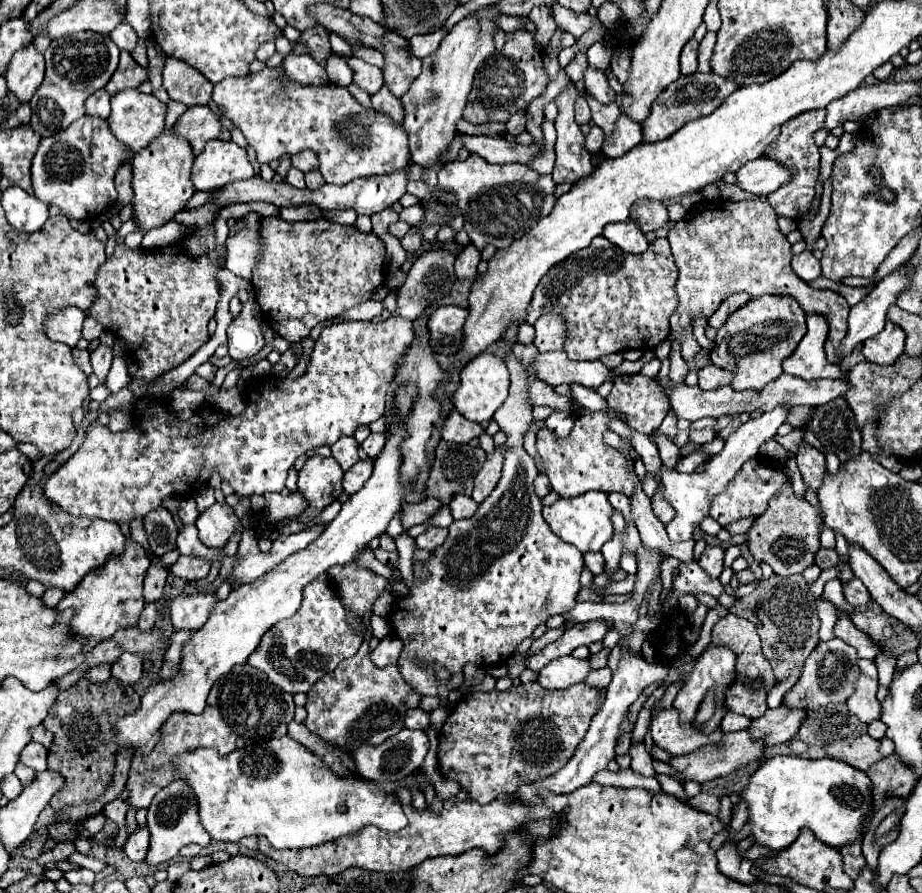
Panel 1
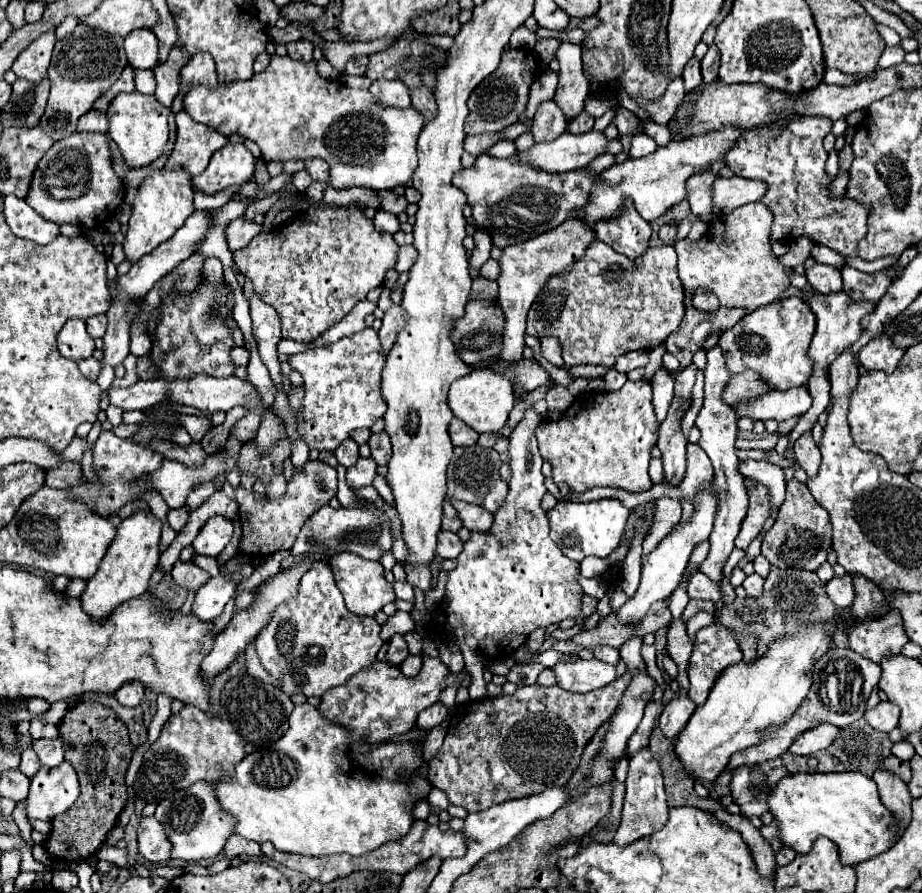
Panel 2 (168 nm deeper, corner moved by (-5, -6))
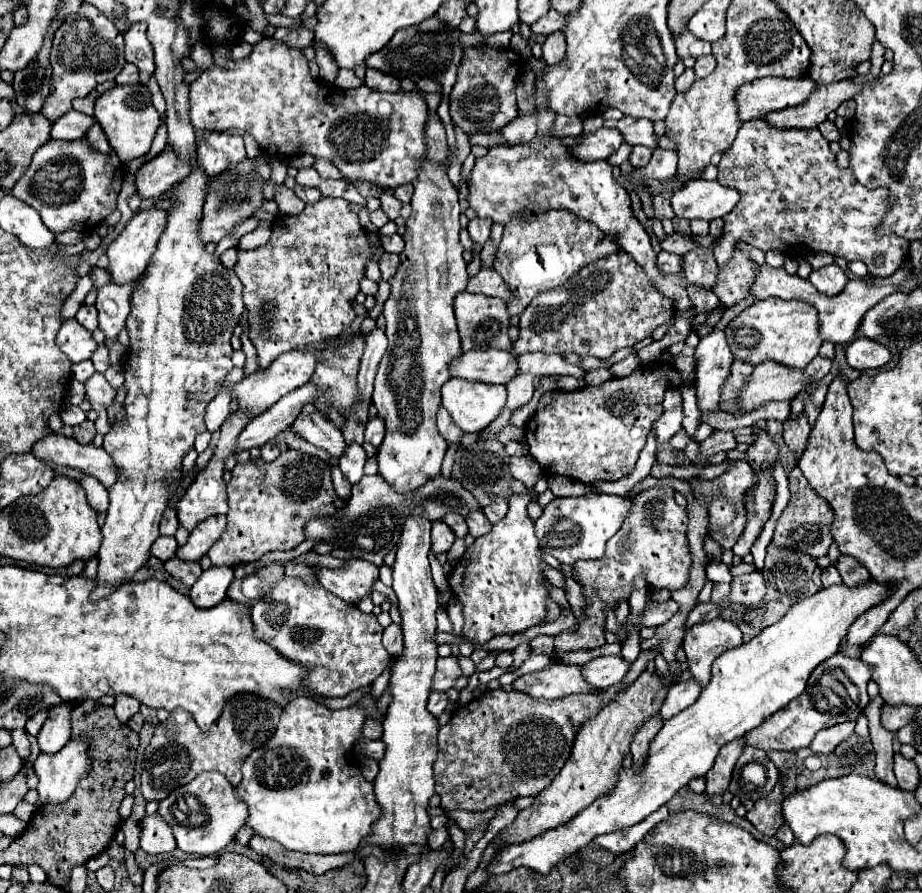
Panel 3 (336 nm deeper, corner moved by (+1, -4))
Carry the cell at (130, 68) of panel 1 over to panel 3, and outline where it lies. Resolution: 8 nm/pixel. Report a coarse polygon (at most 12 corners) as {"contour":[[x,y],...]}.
{"contour":[[116,82],[100,84],[86,98],[74,102],[74,110],[94,116],[94,100],[116,86]]}

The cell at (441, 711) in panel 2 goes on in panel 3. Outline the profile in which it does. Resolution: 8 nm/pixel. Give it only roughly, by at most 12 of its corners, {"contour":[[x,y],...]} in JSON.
{"contour":[[430,692],[428,710],[434,716],[446,710],[446,692]]}

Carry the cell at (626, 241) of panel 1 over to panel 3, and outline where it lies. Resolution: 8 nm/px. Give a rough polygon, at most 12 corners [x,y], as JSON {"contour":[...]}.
{"contour":[[554,136],[476,160],[468,202],[508,224],[566,208],[618,236],[676,310],[684,274],[660,274],[612,166]]}

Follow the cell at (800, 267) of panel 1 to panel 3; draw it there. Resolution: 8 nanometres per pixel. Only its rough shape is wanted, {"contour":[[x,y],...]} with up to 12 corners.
{"contour":[[838,264],[812,270],[812,286],[836,296],[848,278]]}

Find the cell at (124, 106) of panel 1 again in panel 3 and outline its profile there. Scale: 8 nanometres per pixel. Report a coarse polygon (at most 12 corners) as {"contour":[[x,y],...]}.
{"contour":[[142,84],[96,98],[120,162],[142,158],[160,126]]}

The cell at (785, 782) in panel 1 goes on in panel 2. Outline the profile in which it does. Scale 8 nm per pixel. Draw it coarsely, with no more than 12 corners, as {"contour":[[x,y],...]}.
{"contour":[[798,772],[768,796],[796,854],[830,838],[846,866],[896,842],[862,772]]}

